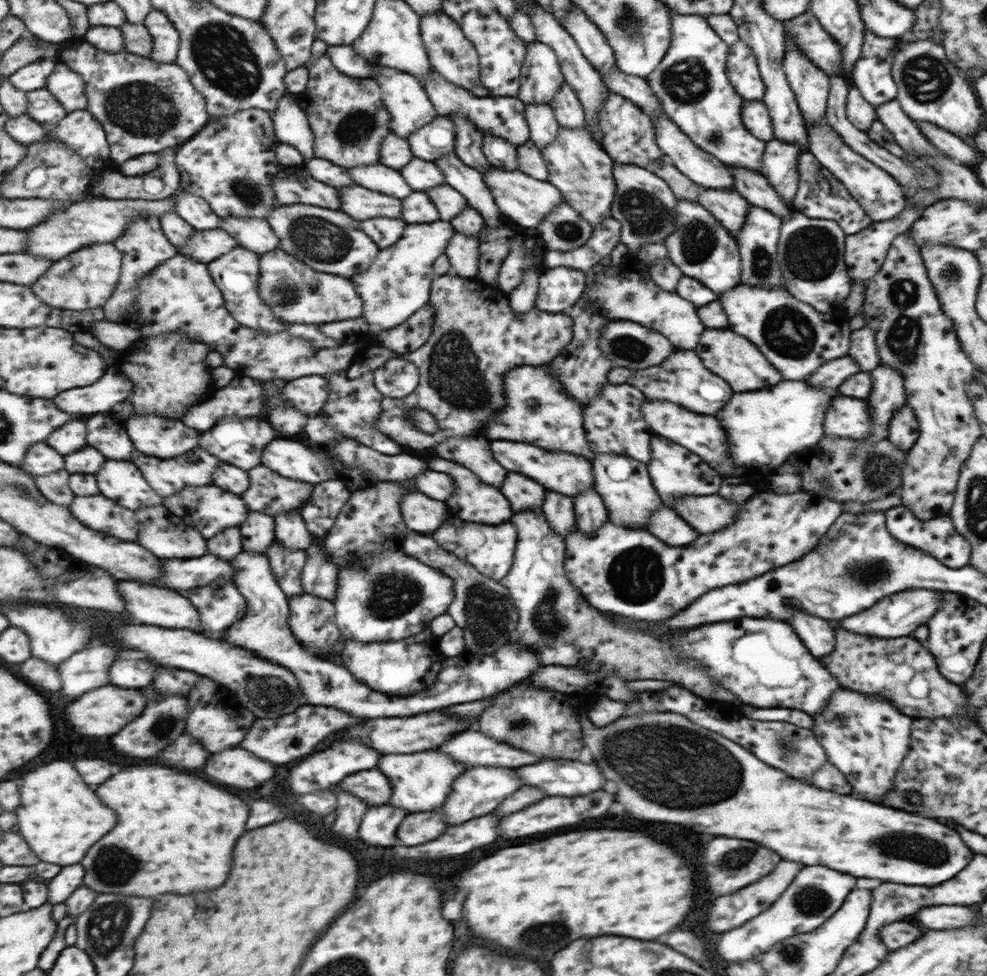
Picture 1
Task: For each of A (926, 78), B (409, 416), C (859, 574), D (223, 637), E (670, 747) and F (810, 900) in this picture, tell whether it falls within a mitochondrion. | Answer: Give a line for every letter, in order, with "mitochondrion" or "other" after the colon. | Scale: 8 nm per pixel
A: mitochondrion
B: other
C: mitochondrion
D: other
E: mitochondrion
F: mitochondrion

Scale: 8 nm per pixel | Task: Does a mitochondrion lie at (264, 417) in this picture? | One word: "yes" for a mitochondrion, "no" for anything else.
no

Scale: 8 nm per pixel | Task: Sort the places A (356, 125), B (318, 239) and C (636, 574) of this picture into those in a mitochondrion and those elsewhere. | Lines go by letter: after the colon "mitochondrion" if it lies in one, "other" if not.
A: mitochondrion
B: mitochondrion
C: mitochondrion

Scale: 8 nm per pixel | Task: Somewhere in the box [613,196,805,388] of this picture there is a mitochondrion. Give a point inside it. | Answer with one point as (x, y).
(696, 240)

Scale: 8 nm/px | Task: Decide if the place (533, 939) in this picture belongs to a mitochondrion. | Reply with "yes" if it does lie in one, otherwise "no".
yes

